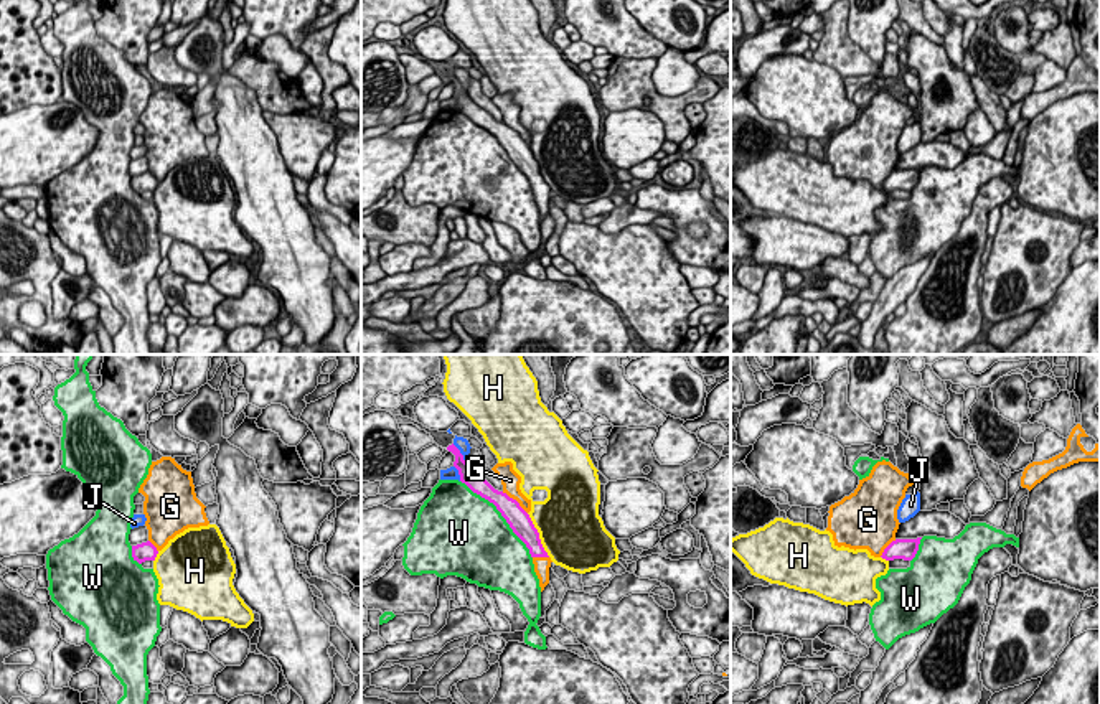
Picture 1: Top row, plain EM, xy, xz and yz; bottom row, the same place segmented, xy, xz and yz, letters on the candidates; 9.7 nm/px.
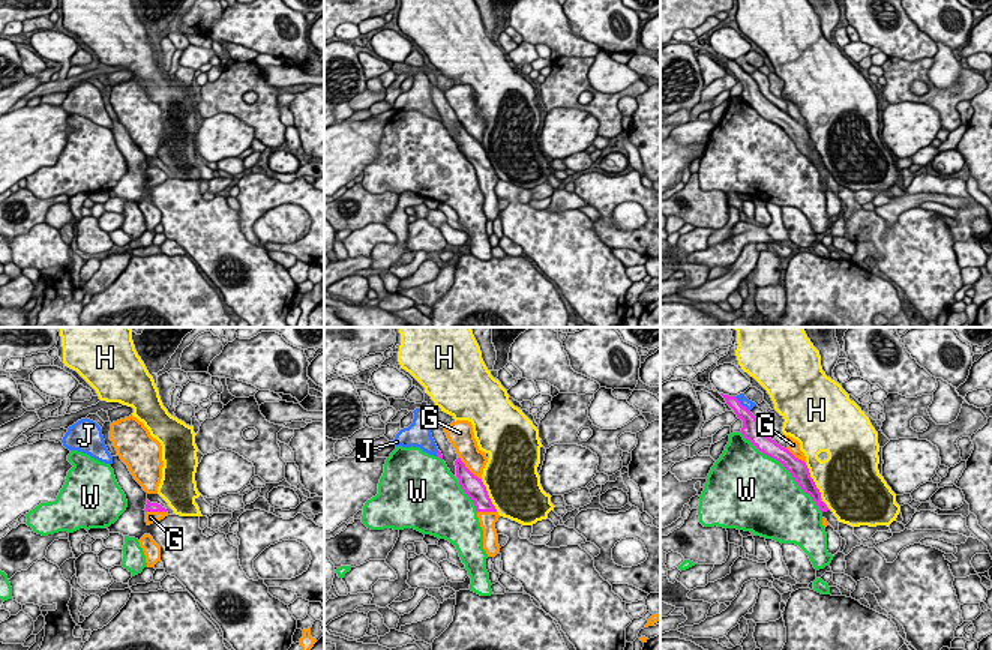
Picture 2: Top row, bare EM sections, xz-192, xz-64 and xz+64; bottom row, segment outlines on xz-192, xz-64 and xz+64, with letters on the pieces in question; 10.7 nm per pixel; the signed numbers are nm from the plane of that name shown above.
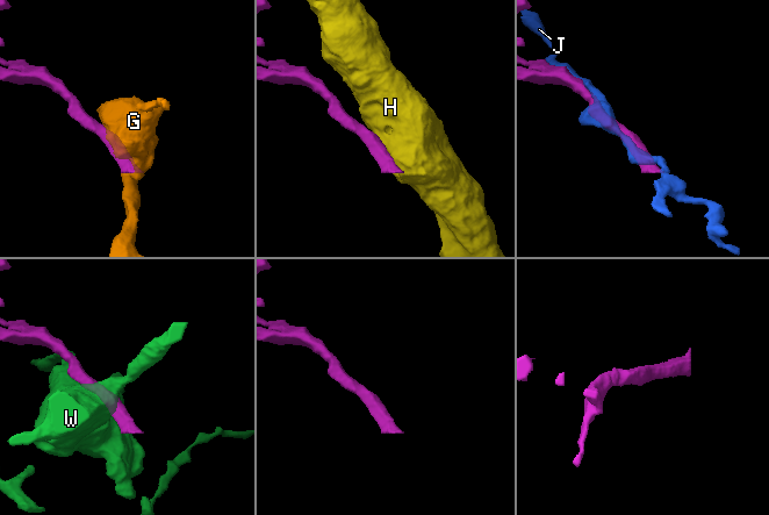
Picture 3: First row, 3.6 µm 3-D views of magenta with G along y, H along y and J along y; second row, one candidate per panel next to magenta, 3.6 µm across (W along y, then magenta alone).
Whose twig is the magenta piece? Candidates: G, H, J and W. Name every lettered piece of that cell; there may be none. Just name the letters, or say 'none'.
G

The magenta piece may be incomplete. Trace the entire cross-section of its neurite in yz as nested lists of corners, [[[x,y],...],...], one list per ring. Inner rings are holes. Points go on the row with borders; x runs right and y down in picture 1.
[[[922,537],[896,539],[884,549],[881,557],[886,561],[894,561],[894,559],[912,561],[919,551],[920,539]]]

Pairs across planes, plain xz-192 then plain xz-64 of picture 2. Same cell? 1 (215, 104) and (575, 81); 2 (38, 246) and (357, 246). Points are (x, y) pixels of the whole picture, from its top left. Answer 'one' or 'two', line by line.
1: one
2: one

